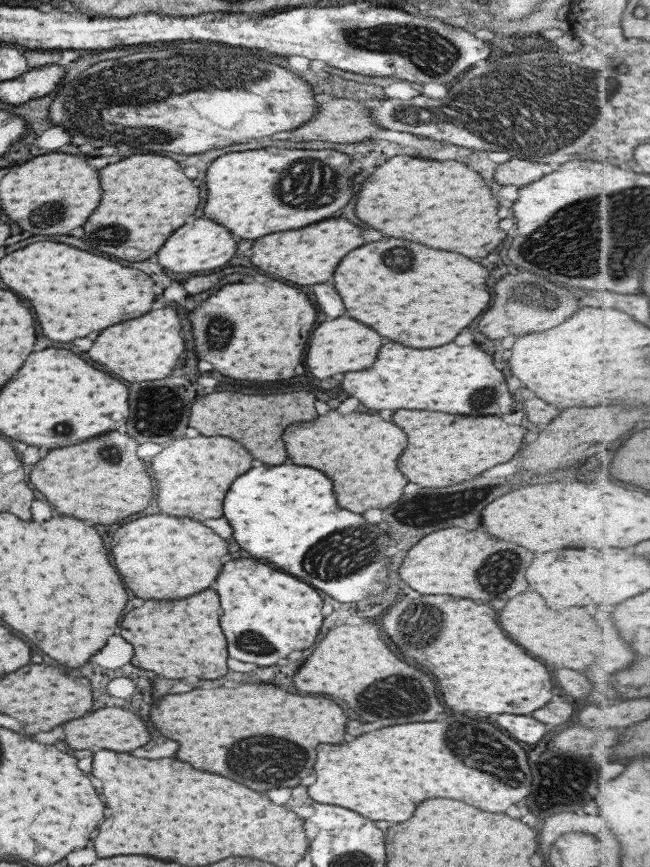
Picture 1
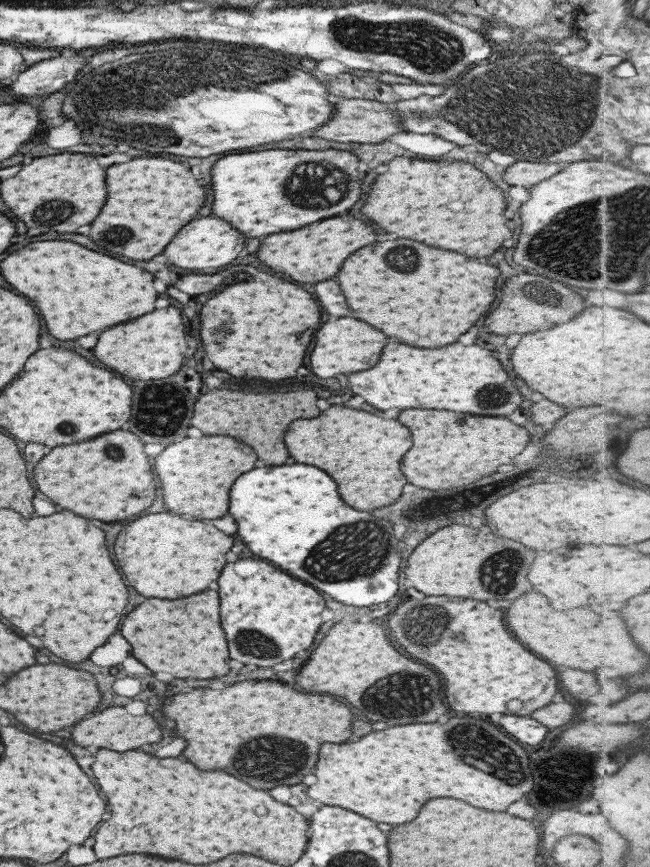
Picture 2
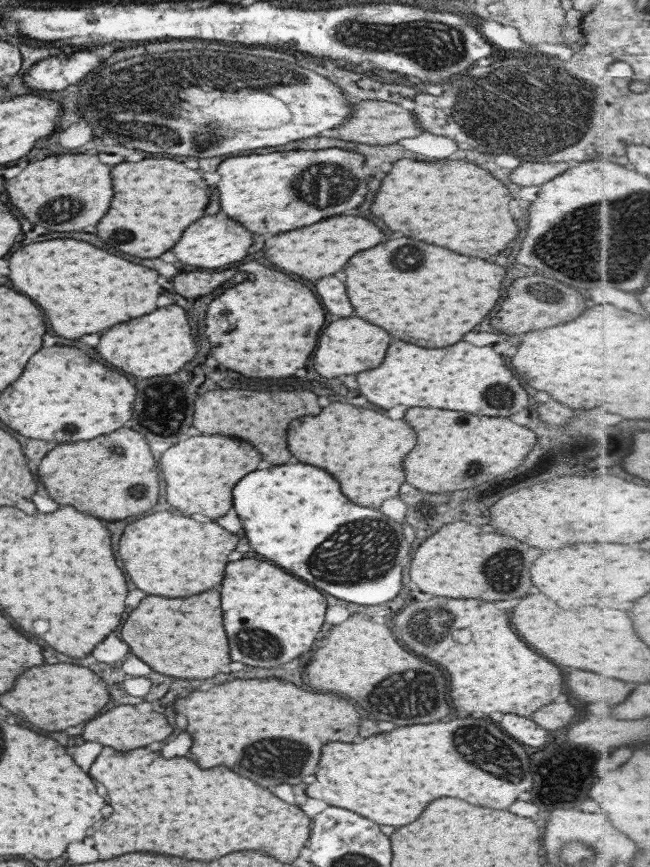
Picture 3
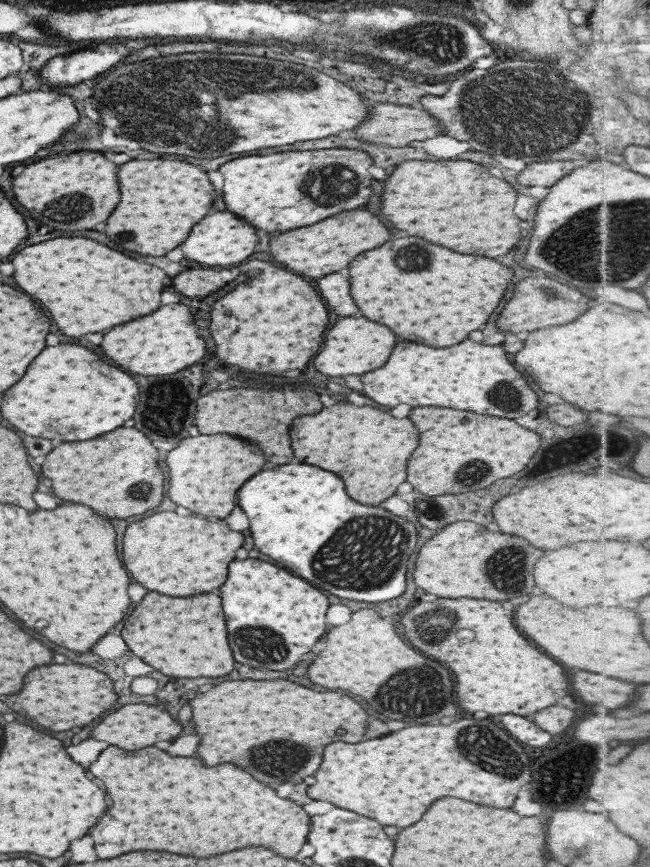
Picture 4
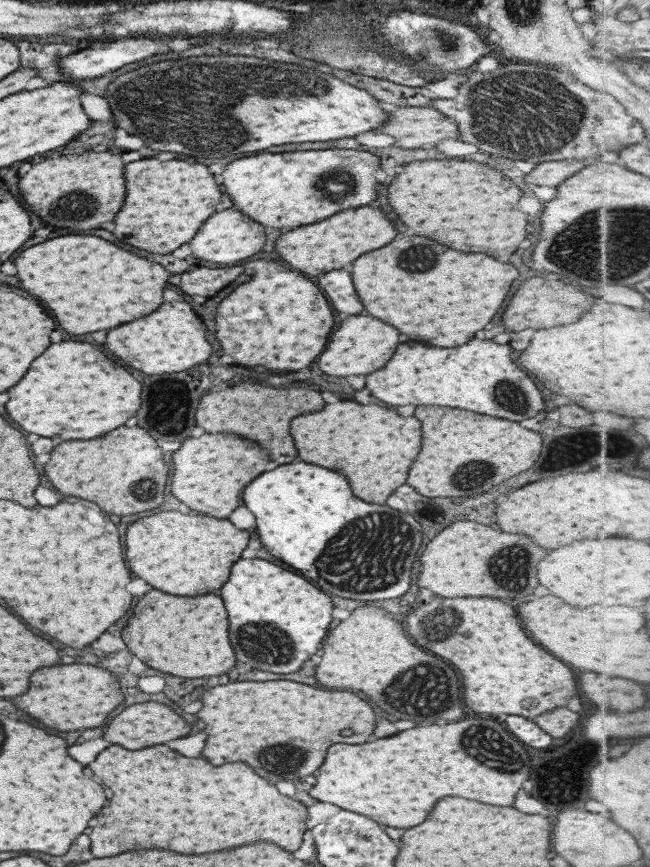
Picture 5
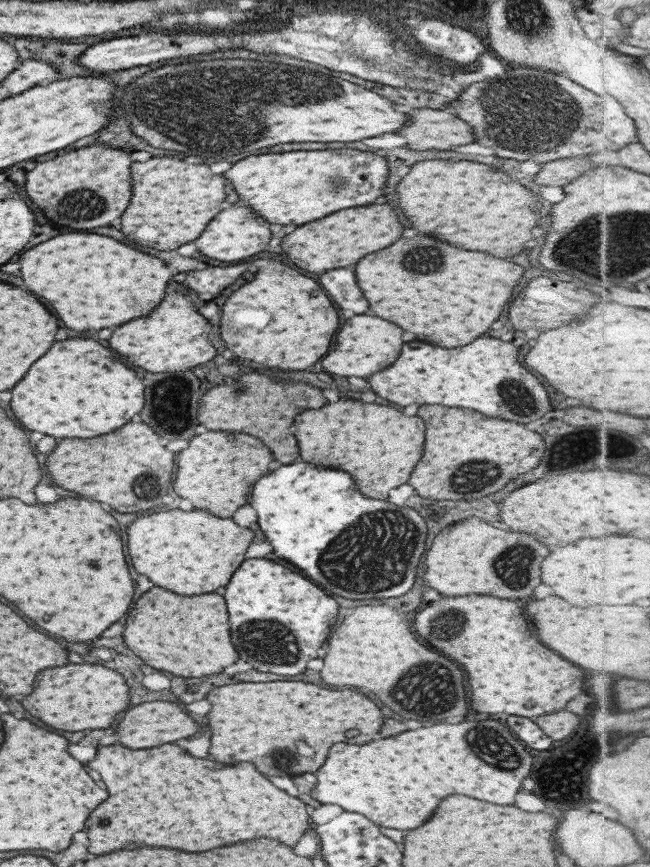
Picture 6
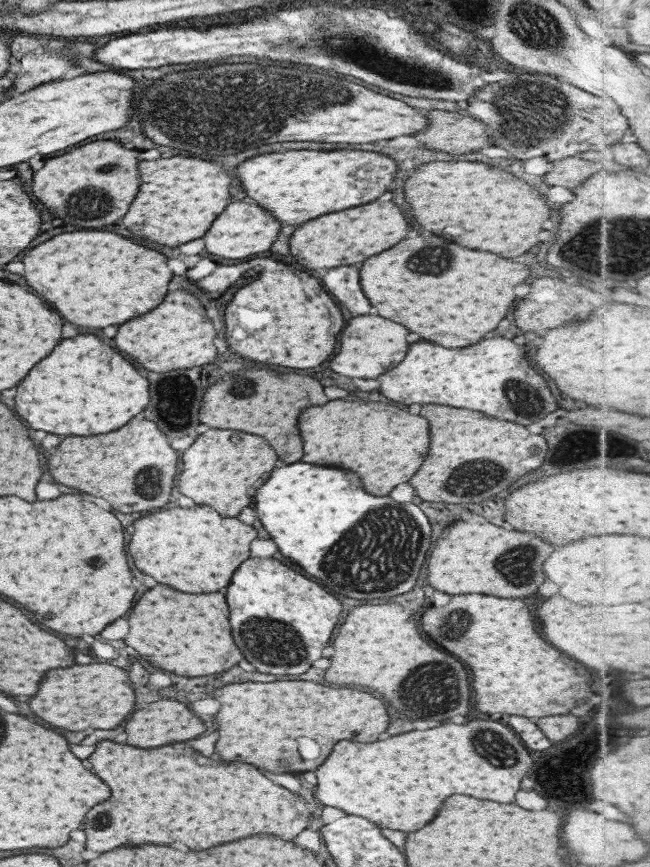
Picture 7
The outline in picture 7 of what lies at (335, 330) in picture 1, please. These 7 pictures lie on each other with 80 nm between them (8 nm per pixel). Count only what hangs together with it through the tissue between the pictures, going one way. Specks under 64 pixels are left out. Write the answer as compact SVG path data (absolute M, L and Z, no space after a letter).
M381 316L351 318L339 336L339 350L329 360L329 370L349 378L375 378L399 364L407 352L407 330Z

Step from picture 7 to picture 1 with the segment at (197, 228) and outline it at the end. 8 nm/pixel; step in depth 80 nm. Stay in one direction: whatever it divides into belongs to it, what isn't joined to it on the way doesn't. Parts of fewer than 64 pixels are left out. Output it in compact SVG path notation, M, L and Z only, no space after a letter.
M131 156L99 170L101 200L91 218L81 226L81 240L93 252L105 252L123 260L145 260L155 254L165 238L179 228L199 204L199 190L183 176L177 162L167 156Z

